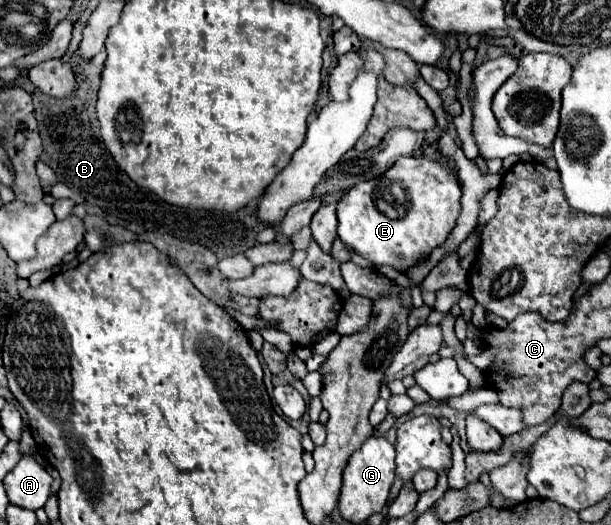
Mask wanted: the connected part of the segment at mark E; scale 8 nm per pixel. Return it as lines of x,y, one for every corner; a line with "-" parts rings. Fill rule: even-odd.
408,155
400,157
384,175
362,181
356,187
352,187
338,203
338,237
352,247
358,255
368,259
372,267
394,267
396,271
408,271
416,263
424,259
424,255
430,255
432,249
440,247
450,231
456,225
456,219
460,217
462,205
460,205
460,183
456,183
458,177
448,167
448,163
428,159
424,155

